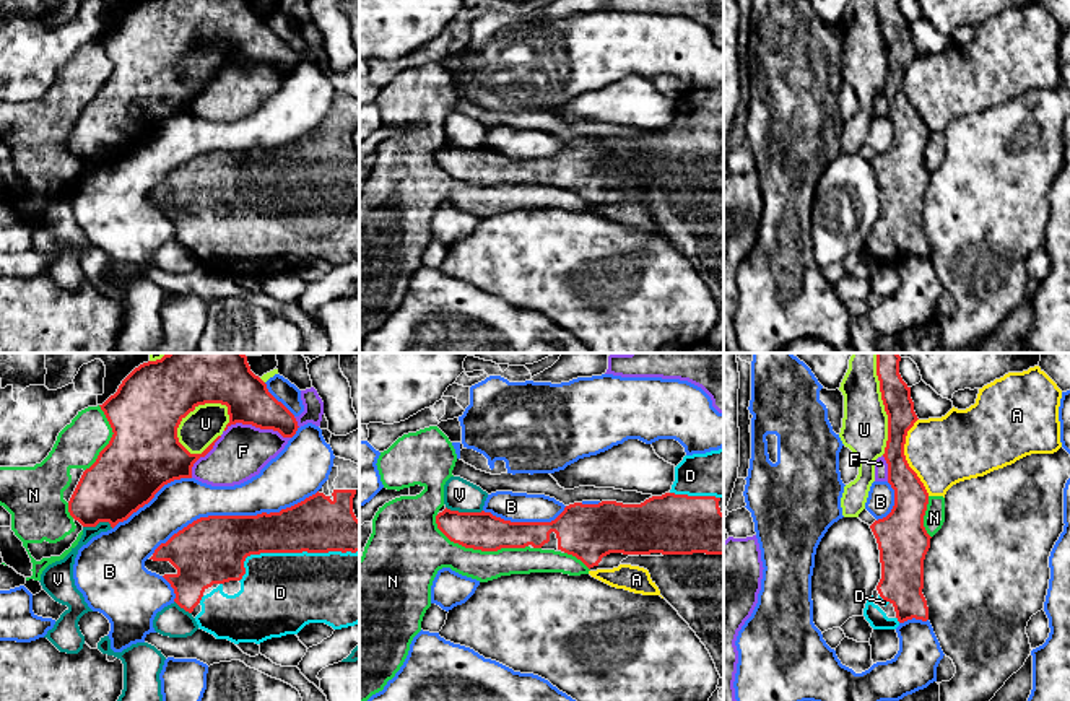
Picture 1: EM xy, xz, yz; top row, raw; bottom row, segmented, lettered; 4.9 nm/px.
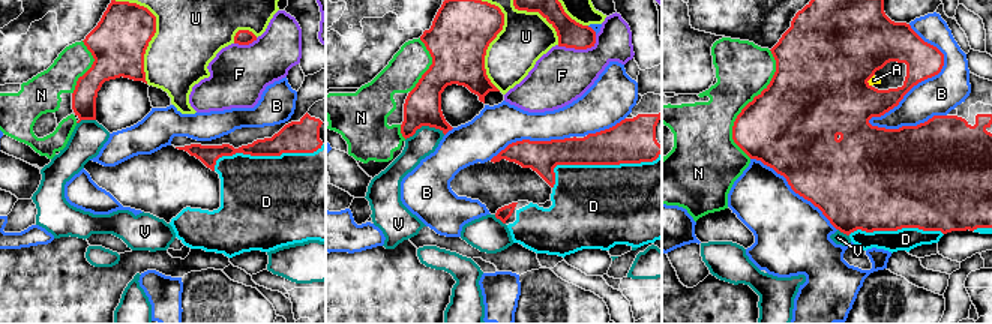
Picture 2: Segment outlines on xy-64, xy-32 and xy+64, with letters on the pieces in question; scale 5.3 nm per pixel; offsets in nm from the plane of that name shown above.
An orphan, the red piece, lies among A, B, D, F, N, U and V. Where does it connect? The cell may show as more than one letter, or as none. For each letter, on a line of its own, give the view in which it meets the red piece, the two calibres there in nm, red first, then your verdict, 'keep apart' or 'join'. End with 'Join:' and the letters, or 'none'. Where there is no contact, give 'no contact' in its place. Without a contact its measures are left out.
A: meets red in yz; 170 nm thick on the red side, 340 nm on the other; keep apart
B: meets red in xy; 340 nm thick on the red side, 220 nm on the other; keep apart
D: meets red in xy; 280 nm thick on the red side, 400 nm on the other; join
F: meets red in xy; 220 nm thick on the red side, 260 nm on the other; keep apart
N: meets red in xz; 190 nm thick on the red side, 240 nm on the other; keep apart
U: meets red in xy; 380 nm thick on the red side, 180 nm on the other; keep apart
V: meets red in xz; 190 nm thick on the red side, 160 nm on the other; keep apart
Join: D

